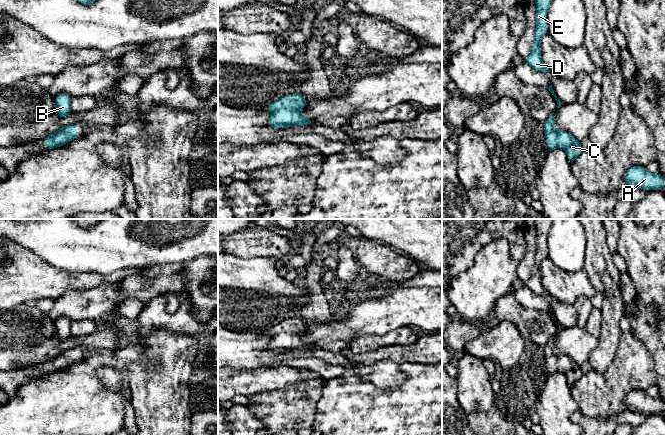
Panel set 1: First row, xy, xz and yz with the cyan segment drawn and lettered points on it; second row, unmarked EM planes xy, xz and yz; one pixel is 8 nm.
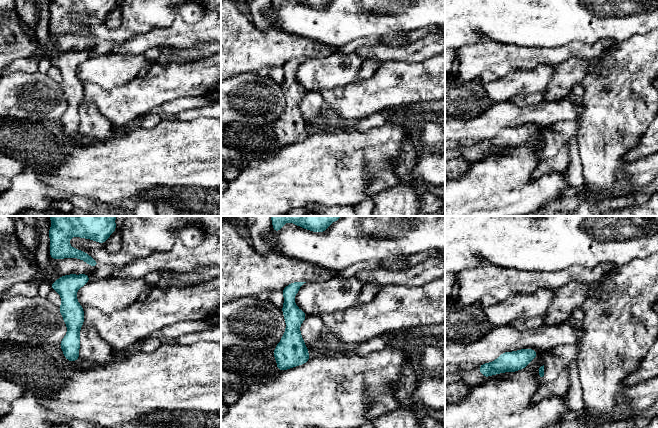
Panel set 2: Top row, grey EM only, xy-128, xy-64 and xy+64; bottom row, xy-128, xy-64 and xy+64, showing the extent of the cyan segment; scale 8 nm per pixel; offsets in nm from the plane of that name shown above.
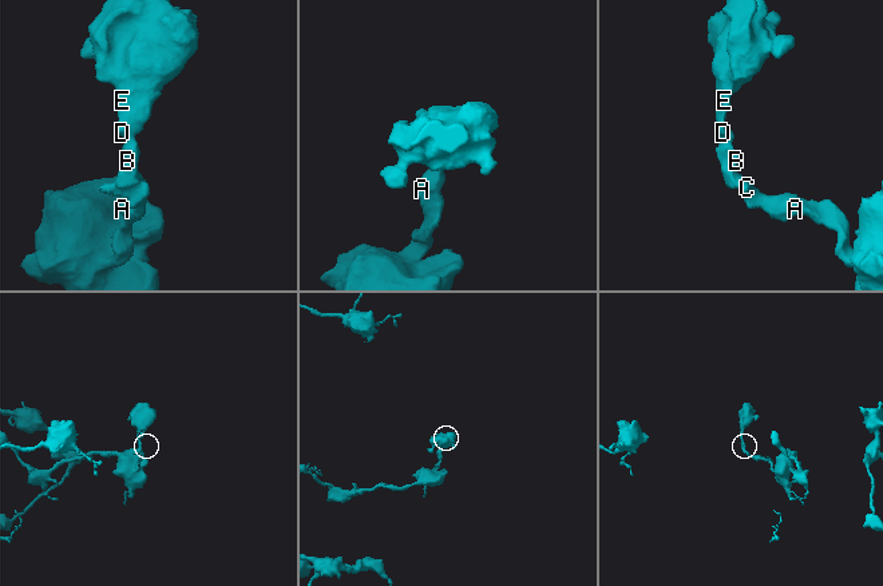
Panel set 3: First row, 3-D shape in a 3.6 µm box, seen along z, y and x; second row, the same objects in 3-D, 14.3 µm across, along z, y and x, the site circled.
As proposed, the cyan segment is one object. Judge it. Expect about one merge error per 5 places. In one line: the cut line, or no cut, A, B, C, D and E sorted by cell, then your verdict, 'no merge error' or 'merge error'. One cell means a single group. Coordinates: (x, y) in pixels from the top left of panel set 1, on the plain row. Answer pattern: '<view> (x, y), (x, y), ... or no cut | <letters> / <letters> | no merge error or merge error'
no cut | A B C D E | no merge error

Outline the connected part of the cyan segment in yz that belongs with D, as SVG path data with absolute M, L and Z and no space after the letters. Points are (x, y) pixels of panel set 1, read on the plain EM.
M535 219L535 227L537 230L536 236L536 254L531 277L525 282L525 286L530 289L534 294L540 296L551 296L544 288L541 282L540 265L541 262L548 257L546 238L548 236L550 226L553 219Z

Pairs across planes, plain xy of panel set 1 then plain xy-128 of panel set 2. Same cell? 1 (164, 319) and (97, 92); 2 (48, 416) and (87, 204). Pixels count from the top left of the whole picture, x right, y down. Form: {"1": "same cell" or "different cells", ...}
{"1": "same cell", "2": "different cells"}

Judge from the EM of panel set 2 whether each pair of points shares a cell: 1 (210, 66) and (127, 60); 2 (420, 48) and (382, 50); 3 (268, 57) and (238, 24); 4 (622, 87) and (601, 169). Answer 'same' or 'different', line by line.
1: different
2: same
3: same
4: same

